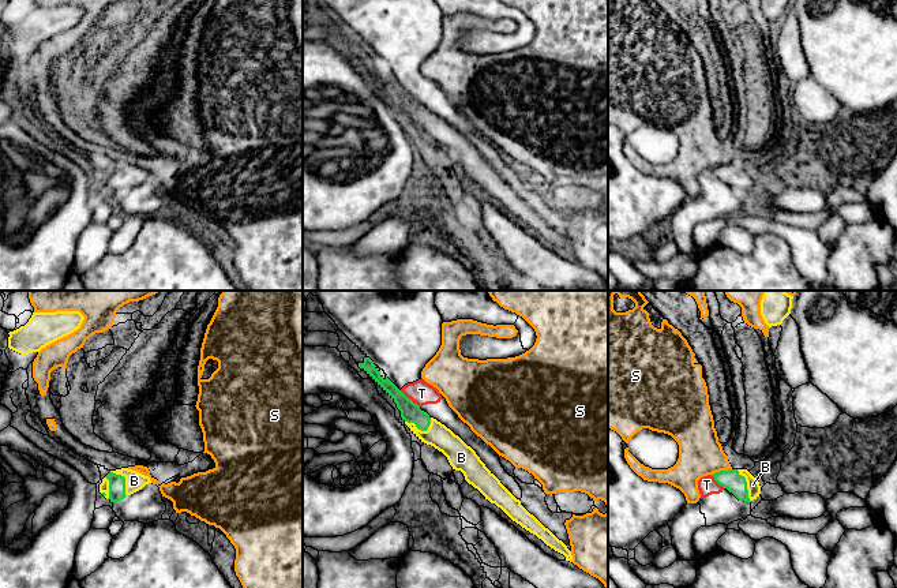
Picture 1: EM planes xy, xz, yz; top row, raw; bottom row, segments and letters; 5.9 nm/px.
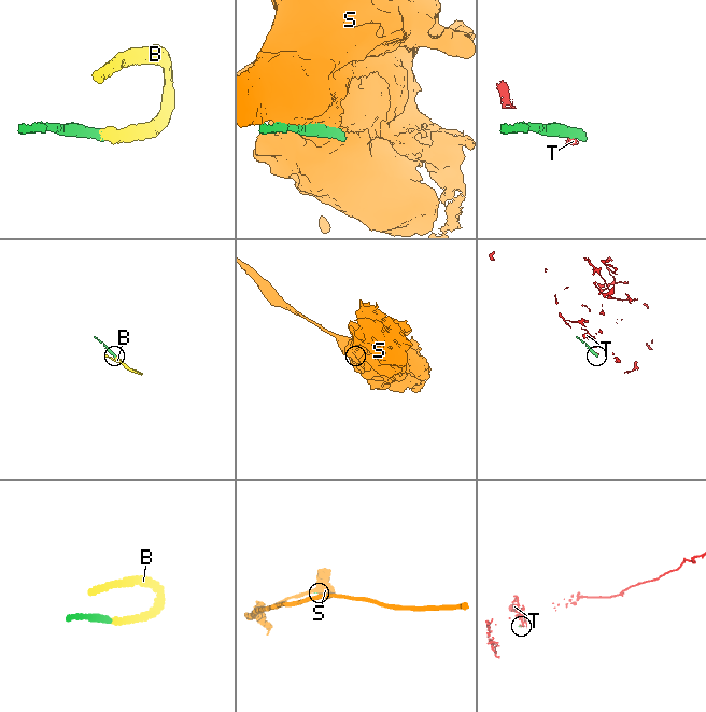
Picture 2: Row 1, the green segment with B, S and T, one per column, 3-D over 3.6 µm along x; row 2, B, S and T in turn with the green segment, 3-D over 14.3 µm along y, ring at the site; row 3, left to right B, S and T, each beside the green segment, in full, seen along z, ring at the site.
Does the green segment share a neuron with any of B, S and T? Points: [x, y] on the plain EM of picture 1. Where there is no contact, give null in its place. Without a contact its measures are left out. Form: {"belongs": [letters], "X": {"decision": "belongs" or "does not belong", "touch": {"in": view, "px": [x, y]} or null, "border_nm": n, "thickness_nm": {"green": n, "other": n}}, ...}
{"belongs": ["B"], "B": {"decision": "belongs", "touch": {"in": "xz", "px": [421, 124]}, "border_nm": 160, "thickness_nm": {"green": 120, "other": 140}}, "S": {"decision": "does not belong", "touch": {"in": "yz", "px": [721, 165]}, "border_nm": 130, "thickness_nm": {"green": 120, "other": 260}}, "T": {"decision": "does not belong", "touch": {"in": "xz", "px": [409, 93]}, "border_nm": 160, "thickness_nm": {"green": 120, "other": 140}}}

